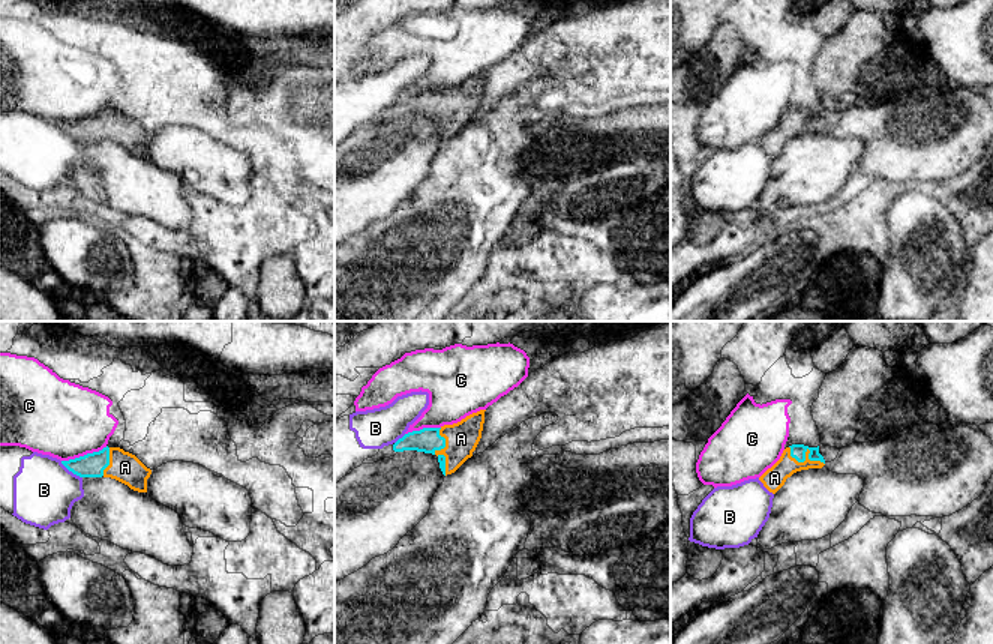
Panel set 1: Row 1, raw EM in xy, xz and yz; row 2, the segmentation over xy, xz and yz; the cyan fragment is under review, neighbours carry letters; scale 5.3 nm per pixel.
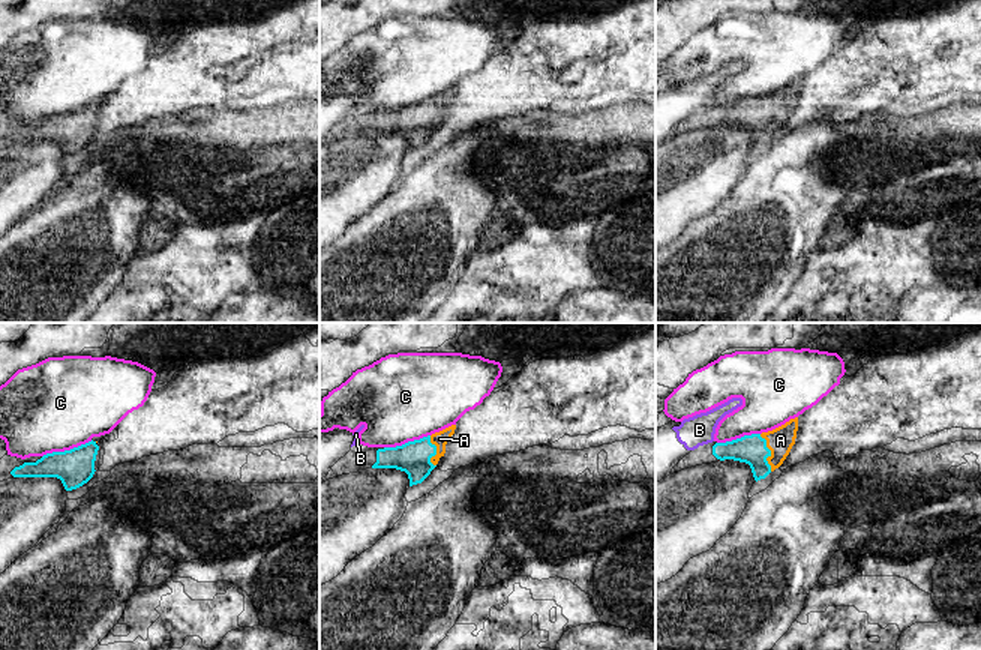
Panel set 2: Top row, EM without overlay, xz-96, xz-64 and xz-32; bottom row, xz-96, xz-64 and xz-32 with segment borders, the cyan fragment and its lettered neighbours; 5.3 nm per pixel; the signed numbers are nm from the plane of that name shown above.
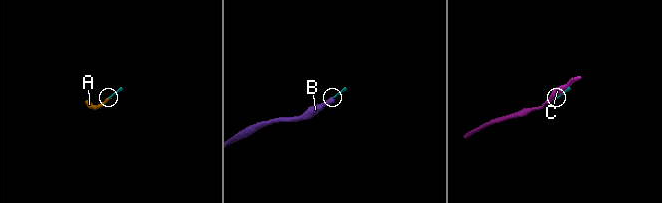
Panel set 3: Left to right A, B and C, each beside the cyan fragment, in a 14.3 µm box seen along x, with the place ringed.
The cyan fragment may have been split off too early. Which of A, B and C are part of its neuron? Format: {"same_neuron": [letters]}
{"same_neuron": ["A"]}

